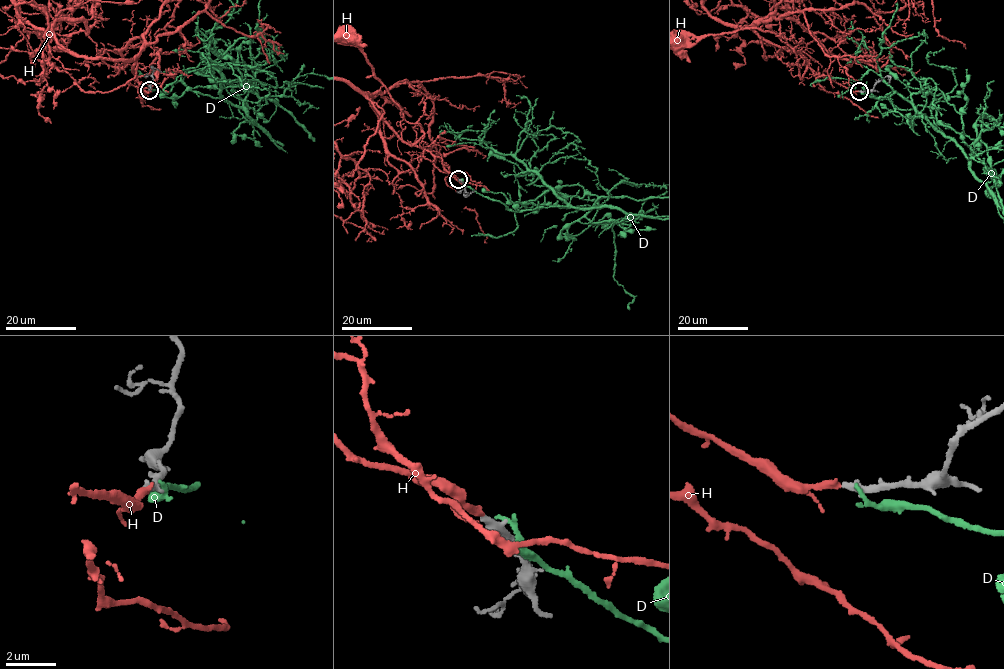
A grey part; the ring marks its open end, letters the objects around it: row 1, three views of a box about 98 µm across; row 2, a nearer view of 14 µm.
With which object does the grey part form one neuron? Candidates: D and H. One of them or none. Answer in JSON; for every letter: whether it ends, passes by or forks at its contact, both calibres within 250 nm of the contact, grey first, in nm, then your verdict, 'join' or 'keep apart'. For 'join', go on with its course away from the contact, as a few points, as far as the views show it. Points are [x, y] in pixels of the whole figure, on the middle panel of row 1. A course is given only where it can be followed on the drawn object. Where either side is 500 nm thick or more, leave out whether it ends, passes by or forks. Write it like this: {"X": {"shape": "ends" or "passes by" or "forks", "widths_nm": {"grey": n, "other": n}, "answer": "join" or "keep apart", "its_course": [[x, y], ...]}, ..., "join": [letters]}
{"D": {"shape": "ends", "widths_nm": {"grey": 320, "other": 200}, "answer": "keep apart"}, "H": {"shape": "ends", "widths_nm": {"grey": 280, "other": 280}, "answer": "join", "its_course": [[458, 178], [443, 172], [423, 155], [422, 149], [413, 145], [414, 124], [405, 120], [368, 60], [346, 35]]}, "join": ["H"]}

